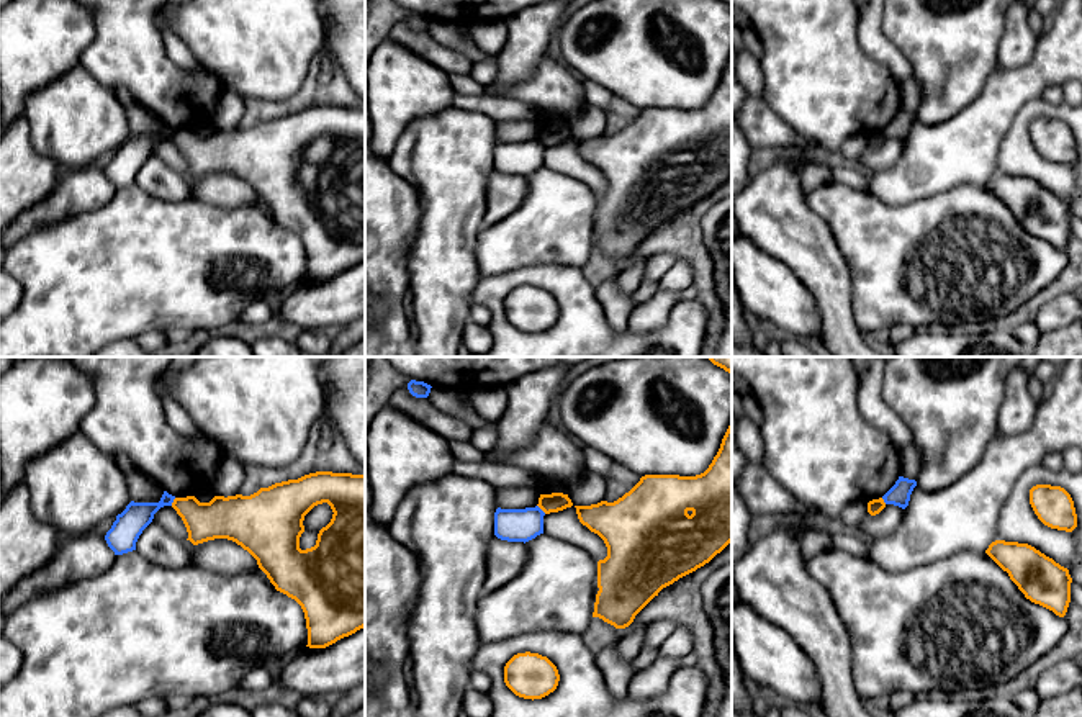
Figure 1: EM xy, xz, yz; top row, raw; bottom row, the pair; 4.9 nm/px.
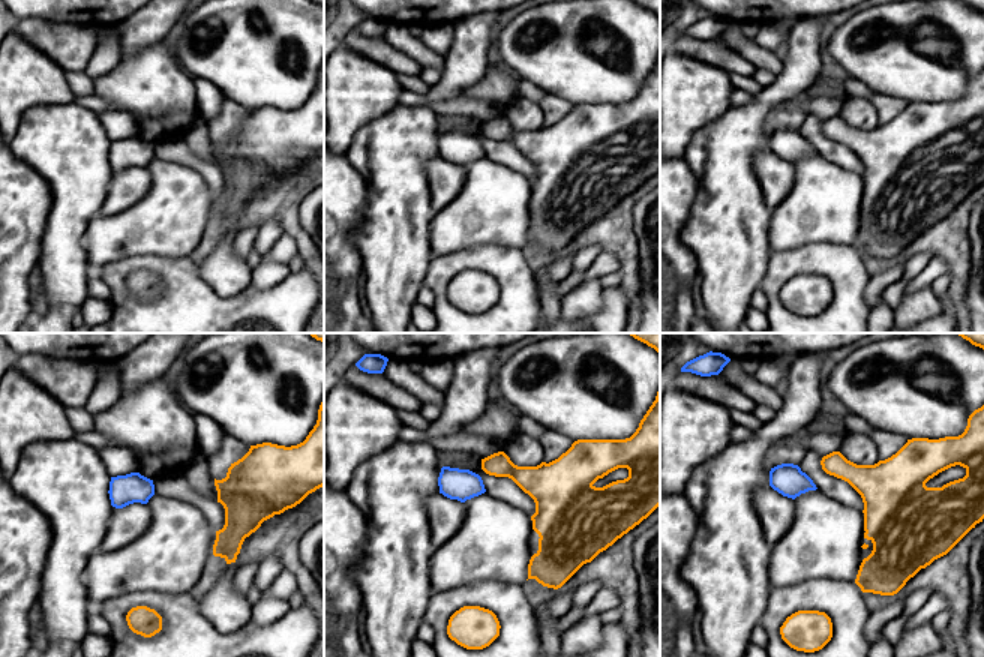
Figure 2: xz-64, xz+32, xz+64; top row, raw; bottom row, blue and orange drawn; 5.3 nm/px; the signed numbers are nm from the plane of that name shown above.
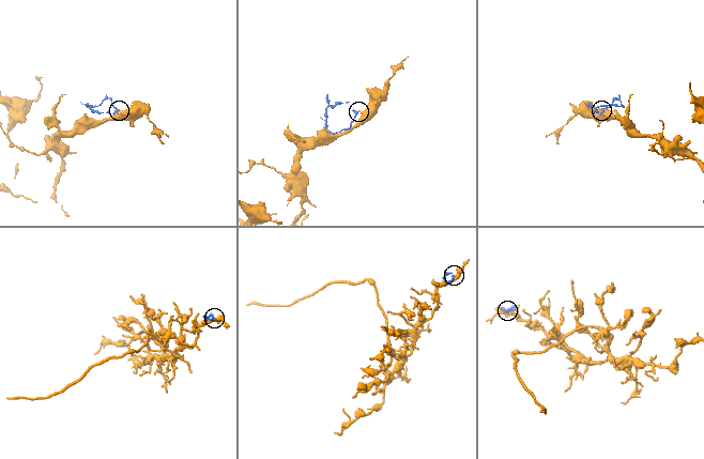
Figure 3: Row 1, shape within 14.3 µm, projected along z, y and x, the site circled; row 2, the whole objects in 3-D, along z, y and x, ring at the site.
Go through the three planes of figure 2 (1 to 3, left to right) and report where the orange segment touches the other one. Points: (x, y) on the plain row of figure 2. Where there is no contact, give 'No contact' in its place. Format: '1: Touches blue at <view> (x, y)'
1: No contact
2: No contact
3: No contact

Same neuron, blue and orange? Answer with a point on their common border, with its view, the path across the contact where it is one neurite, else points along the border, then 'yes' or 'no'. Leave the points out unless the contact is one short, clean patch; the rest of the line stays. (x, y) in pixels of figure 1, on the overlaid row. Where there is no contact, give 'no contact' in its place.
xz (540, 509) | along xz (537, 505), (545, 513) | no

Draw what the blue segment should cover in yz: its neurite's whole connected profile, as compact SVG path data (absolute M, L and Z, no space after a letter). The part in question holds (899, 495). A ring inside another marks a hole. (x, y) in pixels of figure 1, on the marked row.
M899 476L895 485L882 496L882 499L886 504L894 504L905 509L908 506L910 494L915 486L917 486L915 480Z

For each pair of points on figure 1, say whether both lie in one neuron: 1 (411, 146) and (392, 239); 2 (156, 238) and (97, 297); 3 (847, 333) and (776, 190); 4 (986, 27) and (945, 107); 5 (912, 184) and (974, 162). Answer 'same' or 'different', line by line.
1: different
2: same
3: same
4: same
5: same

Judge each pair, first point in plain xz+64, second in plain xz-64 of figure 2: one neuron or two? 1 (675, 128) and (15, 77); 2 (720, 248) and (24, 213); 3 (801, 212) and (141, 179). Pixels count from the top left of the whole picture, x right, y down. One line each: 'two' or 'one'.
1: one
2: two
3: two

